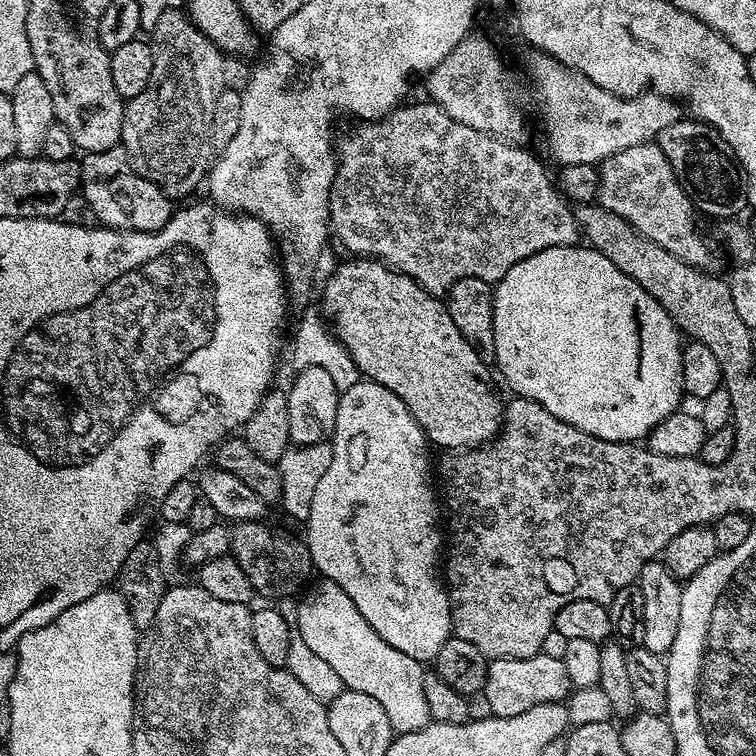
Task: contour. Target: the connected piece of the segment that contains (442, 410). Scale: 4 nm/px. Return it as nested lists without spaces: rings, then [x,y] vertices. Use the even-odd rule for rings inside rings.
[[[352,258],[349,264],[340,264],[332,272],[332,277],[324,284],[324,304],[322,303],[323,313],[326,315],[327,323],[330,325],[332,332],[335,333],[337,339],[340,340],[342,346],[349,352],[354,360],[354,365],[360,371],[361,377],[367,378],[374,383],[380,383],[387,390],[393,391],[405,403],[406,409],[417,420],[418,426],[421,427],[427,439],[433,445],[437,444],[440,448],[456,448],[455,450],[471,450],[481,447],[490,440],[496,438],[500,425],[504,423],[505,405],[500,404],[500,396],[496,393],[496,388],[492,385],[492,376],[488,373],[489,365],[482,358],[478,358],[478,354],[474,350],[474,346],[470,346],[470,342],[466,342],[466,338],[462,338],[462,334],[458,330],[458,326],[454,326],[454,318],[450,318],[448,313],[448,305],[441,297],[431,296],[421,284],[414,282],[414,278],[410,278],[406,274],[396,271],[395,268],[388,267],[380,260],[371,258]]]

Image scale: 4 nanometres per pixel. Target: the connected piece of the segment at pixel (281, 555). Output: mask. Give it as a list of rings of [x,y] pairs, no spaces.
[[[241,520],[231,525],[231,556],[246,570],[253,593],[257,597],[282,598],[294,593],[306,580],[310,561],[307,543],[295,540],[284,532],[272,533],[272,528],[264,520]]]

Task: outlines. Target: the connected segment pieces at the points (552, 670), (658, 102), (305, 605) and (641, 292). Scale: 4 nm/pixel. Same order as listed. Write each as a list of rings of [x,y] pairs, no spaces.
[[[543,654],[517,660],[494,660],[489,663],[484,683],[483,699],[488,699],[487,711],[493,716],[526,714],[542,702],[564,702],[570,695],[572,683],[563,660]]]
[[[536,50],[528,60],[528,76],[532,79],[532,88],[536,91],[536,100],[540,103],[540,112],[544,115],[544,132],[548,135],[548,148],[560,166],[569,164],[595,164],[618,154],[627,148],[655,141],[660,131],[681,119],[682,110],[673,99],[665,98],[656,92],[646,92],[635,98],[621,98],[615,92],[602,90],[590,78],[582,73],[560,64],[552,56],[545,56]]]
[[[323,578],[317,581],[296,608],[294,628],[302,642],[306,642],[306,646],[310,646],[310,650],[342,678],[345,689],[378,698],[378,702],[384,704],[393,733],[413,732],[427,726],[430,717],[426,694],[422,694],[425,665],[410,658],[410,654],[402,654],[402,650],[394,650],[394,646],[362,618],[350,595],[338,583]]]
[[[573,246],[571,248],[547,248],[530,258],[522,258],[501,280],[495,281],[492,294],[492,317],[494,318],[495,367],[500,367],[504,380],[520,398],[537,400],[554,418],[562,418],[570,426],[578,426],[586,434],[594,434],[603,440],[623,440],[640,442],[647,437],[652,428],[658,426],[668,415],[681,407],[680,399],[685,399],[684,379],[682,378],[682,333],[666,314],[666,310],[634,278],[622,274],[606,254],[591,246]]]

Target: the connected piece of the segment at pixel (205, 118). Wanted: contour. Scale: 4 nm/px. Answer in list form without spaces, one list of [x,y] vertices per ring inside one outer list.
[[[176,6],[158,18],[150,43],[154,70],[150,70],[146,90],[125,103],[120,144],[138,175],[154,182],[169,198],[188,196],[205,183],[214,159],[210,118],[218,94],[226,87],[226,56],[196,28],[187,11],[179,12]]]

